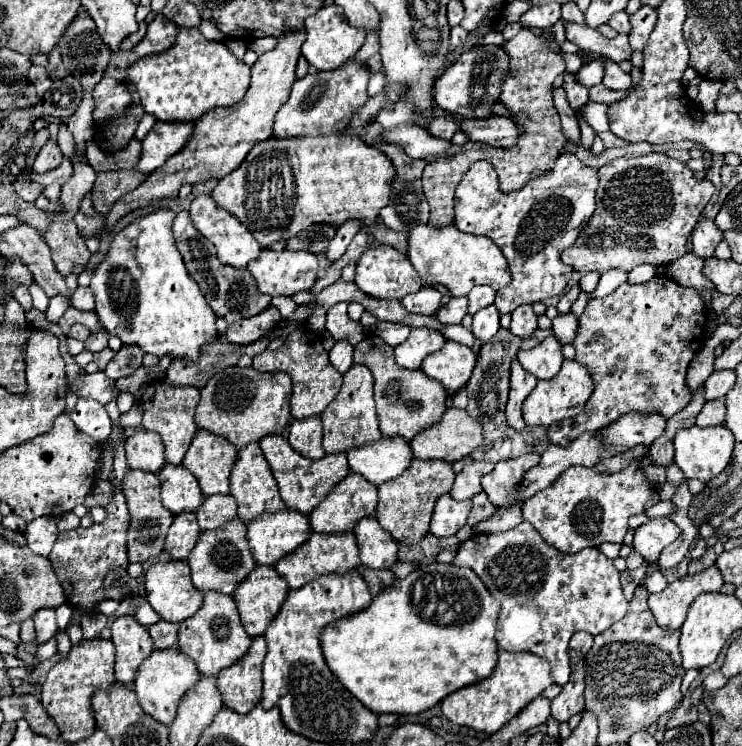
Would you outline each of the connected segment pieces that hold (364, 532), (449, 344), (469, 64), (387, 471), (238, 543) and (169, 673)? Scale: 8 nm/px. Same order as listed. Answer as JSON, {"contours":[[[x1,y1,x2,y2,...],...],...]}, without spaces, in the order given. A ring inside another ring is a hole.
{"contours":[[[362,517,354,527,354,535,362,565,372,569,392,567,396,561,396,541,380,527,376,517]],[[446,341,446,345,440,351,428,355,422,361,422,371,428,377,440,381,450,393,456,393,468,383,474,367,476,353,470,347,456,341]],[[478,45,476,49,462,53,440,79,436,79,436,105,448,113,456,113,470,119,492,117,492,107,498,103,500,89,510,73,510,57,500,45]],[[382,437,376,443,368,443,346,451,348,465,354,473,362,475,374,485,398,477,412,459,412,449,404,437]],[[238,517,224,523,224,527,202,531,186,561,190,565,192,583,196,589,200,589,200,591,214,589,214,591,228,593,228,595,232,595,236,583,244,581,248,577,248,573,256,567,256,561,252,559,252,553,248,549,248,541,246,541,246,525]],[[168,647,168,649,156,649,152,651,142,665,136,671,136,679,132,683,132,689,138,697,140,707,152,715,154,719,158,719,164,725,170,725,172,719,176,717,176,707,178,701,182,699,182,695,194,687,194,683,200,679,200,673,196,669,196,665,192,663,192,659,188,659,182,651,178,651,178,647]]]}

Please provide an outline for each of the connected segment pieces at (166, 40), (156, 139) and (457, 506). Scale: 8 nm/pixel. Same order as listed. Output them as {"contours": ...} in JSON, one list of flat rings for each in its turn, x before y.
{"contours":[[[162,13,156,15,156,19,148,25,148,31,144,39,132,49,136,55,154,55,160,51,166,51,176,39,176,25,172,21,166,21]],[[156,121,152,131,142,141,142,157,138,169,152,173,176,155,192,137,194,123,186,121]],[[440,495,432,511,430,533,436,537,454,535,458,529,466,525,470,507,472,507,470,501,456,501,450,495]]]}

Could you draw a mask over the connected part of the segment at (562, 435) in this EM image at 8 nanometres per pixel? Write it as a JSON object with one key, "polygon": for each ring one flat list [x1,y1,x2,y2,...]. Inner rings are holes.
{"polygon":[[664,275,654,277,640,285,624,283,608,297,590,299,586,311,578,319,578,333,574,337,574,347,576,347,576,359,582,365,586,365,594,381,594,391,580,415,576,415,574,419,552,423,548,427,548,441,552,445,566,447,570,441,578,439,584,431,588,433,602,431,628,413,638,413,642,417,660,413,666,419,670,419,672,415,682,411,692,399,690,389,686,385,686,369,692,357,704,345,706,339,704,327,706,327,706,309,702,297,694,289,682,287,680,283]]}

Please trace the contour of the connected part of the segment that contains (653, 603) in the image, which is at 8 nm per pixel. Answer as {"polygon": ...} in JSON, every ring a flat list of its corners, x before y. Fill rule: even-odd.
{"polygon":[[710,565,708,569,696,575,684,575,672,581,662,593,650,595,648,605,660,627,678,629,682,627,686,611,690,603,696,599,696,595,706,591,720,591,722,583,724,579,720,575,720,569,716,565]]}

